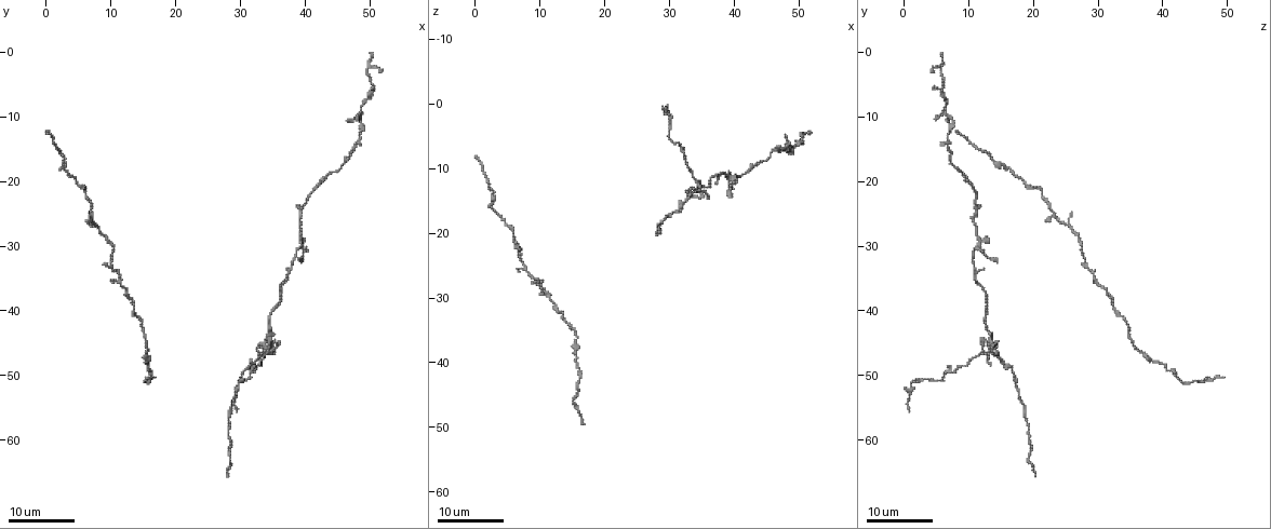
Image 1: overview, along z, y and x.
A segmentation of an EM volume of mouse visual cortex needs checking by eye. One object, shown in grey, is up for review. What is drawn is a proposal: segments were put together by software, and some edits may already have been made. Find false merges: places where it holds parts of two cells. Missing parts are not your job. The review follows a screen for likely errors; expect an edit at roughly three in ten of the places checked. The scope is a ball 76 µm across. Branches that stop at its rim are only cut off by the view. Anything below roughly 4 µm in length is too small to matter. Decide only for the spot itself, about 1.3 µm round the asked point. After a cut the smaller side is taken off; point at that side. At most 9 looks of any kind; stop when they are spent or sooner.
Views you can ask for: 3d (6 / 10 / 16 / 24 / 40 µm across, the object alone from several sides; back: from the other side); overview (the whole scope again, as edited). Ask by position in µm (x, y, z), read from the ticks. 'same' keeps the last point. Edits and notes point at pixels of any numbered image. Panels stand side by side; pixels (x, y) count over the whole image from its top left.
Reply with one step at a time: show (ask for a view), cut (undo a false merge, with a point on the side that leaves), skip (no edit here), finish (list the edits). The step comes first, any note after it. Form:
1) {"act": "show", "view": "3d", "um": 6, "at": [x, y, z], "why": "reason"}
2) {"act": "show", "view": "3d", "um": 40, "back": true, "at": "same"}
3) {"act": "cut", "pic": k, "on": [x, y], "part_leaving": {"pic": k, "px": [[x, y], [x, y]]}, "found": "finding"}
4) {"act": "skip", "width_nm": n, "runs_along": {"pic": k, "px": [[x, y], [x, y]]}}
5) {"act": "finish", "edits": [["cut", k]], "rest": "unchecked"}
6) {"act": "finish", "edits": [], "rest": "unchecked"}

{"act": "show", "view": "3d", "um": 24, "at": [48.5, 10.5, 7.0]}

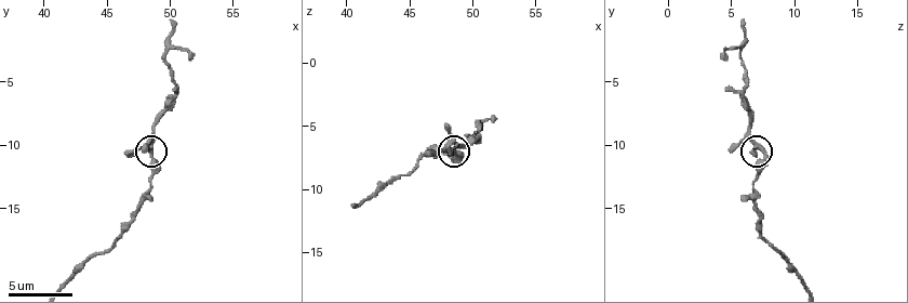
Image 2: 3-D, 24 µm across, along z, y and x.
{"act": "show", "view": "3d", "um": 6, "at": [48.4, 10.2, 7.4], "why": "zoom in"}

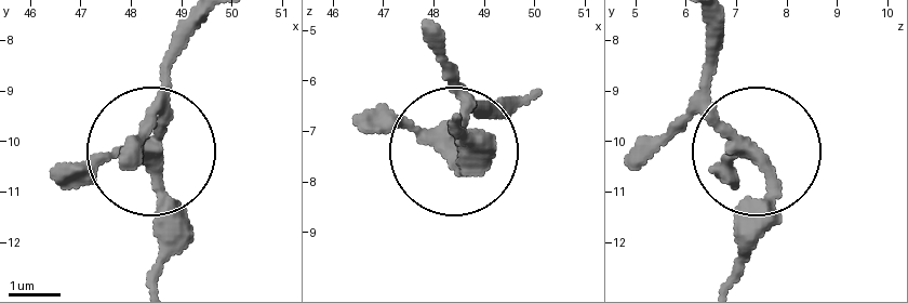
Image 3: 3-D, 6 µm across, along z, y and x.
{"act": "skip", "arms": 3, "found": "continuous, no second cell"}

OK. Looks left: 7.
{"act": "show", "view": "3d", "um": 24, "at": [39.5, 29.5, 12.0]}

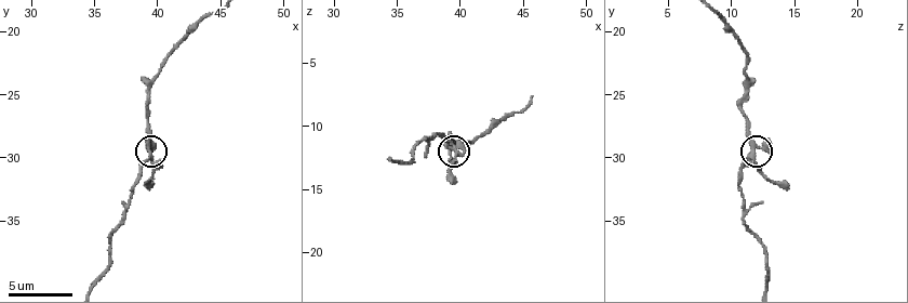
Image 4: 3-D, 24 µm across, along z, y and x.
{"act": "show", "view": "3d", "um": 6, "at": [39.4, 29.8, 11.8]}

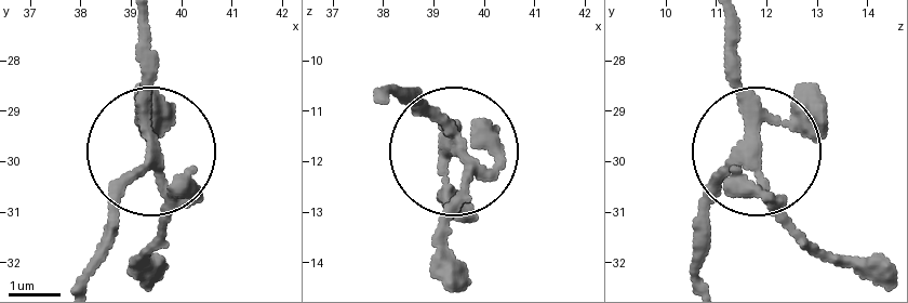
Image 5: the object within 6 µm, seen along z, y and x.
{"act": "skip", "arms": 4, "runs_along": {"pic": 5, "px": [[79, 281], [118, 190], [148, 157], [165, 203], [152, 251]]}, "found": "all the same cell"}

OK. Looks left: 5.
{"act": "show", "view": "3d", "um": 10, "at": [39.4, 25.4, 11.0]}

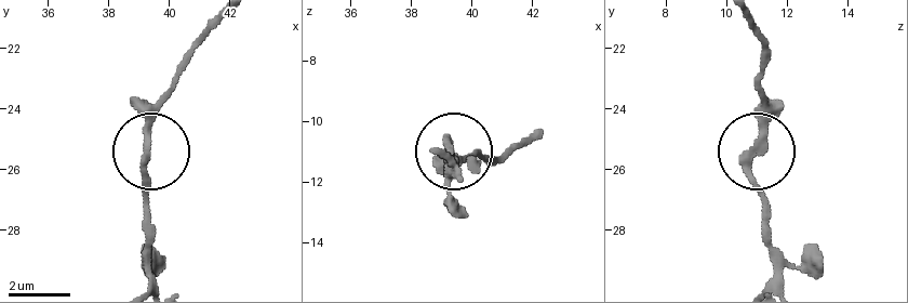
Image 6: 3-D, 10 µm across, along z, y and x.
{"act": "skip", "width_nm": 240, "found": "one cell here"}

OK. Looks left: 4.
{"act": "show", "view": "3d", "um": 16, "at": [10.5, 33.5, 29.0], "why": "arms run side by side"}

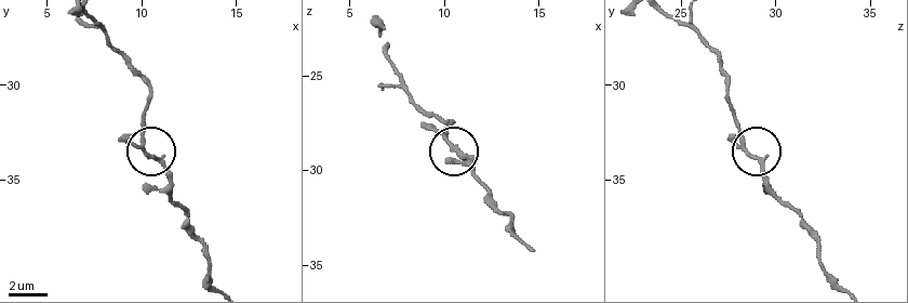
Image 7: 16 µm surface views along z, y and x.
{"act": "show", "view": "3d", "um": 6, "at": [10.5, 33.6, 28.7]}

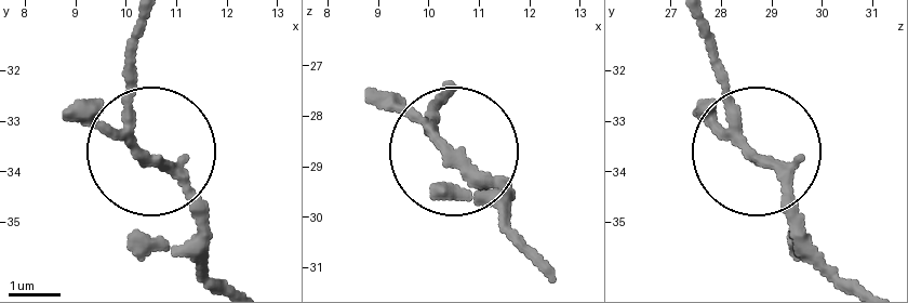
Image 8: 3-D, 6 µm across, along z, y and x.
{"act": "skip", "width_nm": 170, "found": "all the same cell"}

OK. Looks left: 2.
{"act": "finish", "edits": [], "rest": "unchecked"}

